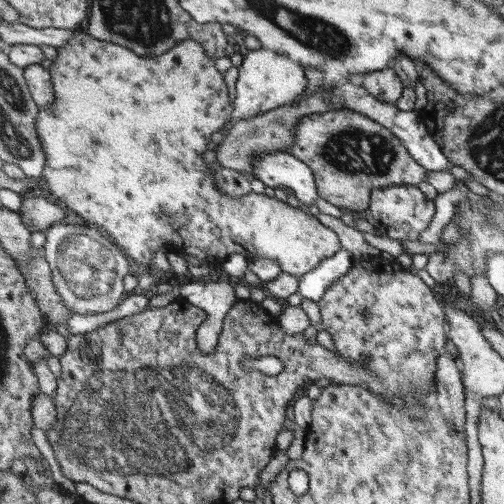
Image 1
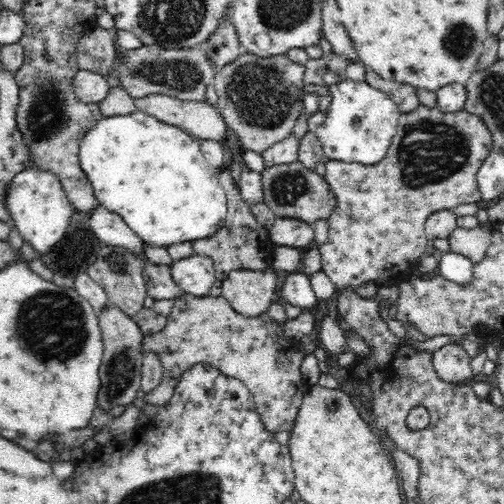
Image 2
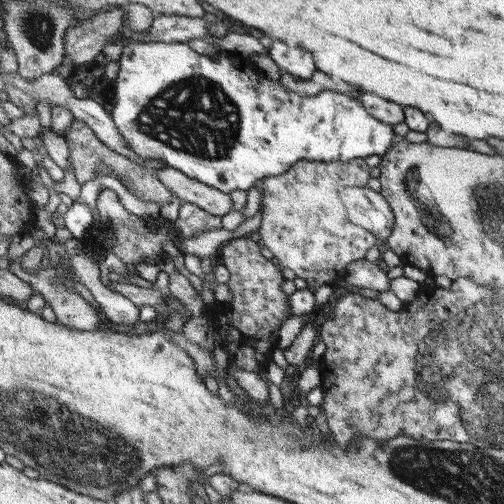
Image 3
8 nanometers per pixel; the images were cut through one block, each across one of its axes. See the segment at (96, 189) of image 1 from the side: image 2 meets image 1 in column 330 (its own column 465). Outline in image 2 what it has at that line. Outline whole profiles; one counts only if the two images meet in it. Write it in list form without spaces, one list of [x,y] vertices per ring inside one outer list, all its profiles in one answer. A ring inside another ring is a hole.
[[[478,224],[476,228],[456,226],[448,236],[448,252],[468,258],[474,266],[480,264],[492,246],[494,224]]]

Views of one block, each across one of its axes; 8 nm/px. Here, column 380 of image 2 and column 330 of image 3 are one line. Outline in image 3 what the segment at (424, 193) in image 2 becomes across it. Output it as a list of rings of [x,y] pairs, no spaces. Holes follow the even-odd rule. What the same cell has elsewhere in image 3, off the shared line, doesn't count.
[[[367,158],[351,162],[299,160],[283,176],[269,176],[265,184],[265,206],[261,228],[261,246],[281,268],[291,268],[307,282],[315,294],[329,284],[337,284],[351,264],[365,260],[367,252],[381,240],[367,228],[349,218],[345,194],[349,188],[367,188],[371,182],[371,164]]]

